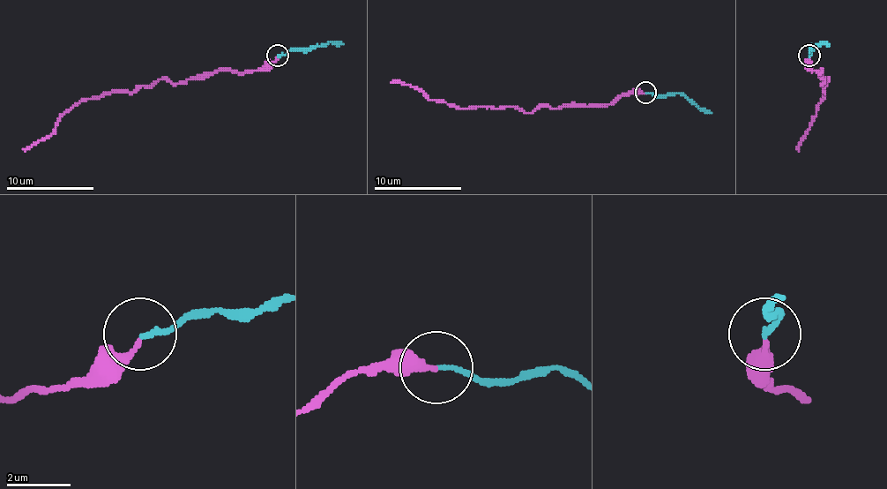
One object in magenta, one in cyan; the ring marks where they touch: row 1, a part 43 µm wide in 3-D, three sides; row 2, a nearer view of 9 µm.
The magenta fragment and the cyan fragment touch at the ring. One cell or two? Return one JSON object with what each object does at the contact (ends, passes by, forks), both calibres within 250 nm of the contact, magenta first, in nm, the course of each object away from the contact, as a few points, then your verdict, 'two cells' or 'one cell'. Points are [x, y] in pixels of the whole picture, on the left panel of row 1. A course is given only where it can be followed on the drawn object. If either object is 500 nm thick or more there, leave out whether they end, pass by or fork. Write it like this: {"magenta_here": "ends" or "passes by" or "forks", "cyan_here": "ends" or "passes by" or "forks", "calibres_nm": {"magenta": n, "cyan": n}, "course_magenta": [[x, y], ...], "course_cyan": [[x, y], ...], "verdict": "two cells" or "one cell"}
{"magenta_here": "ends", "cyan_here": "ends", "calibres_nm": {"magenta": 200, "cyan": 140}, "course_magenta": [[278, 57], [241, 72], [214, 70], [171, 83], [158, 78], [93, 96], [75, 103], [48, 136], [22, 149]], "course_cyan": [[278, 55], [315, 48], [330, 41], [343, 44]], "verdict": "two cells"}

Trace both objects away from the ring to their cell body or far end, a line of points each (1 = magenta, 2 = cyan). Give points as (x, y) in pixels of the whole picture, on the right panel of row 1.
1: (809, 57), (809, 68), (823, 70), (823, 83), (829, 78), (799, 149)
2: (809, 55), (809, 48), (823, 41), (829, 44)

